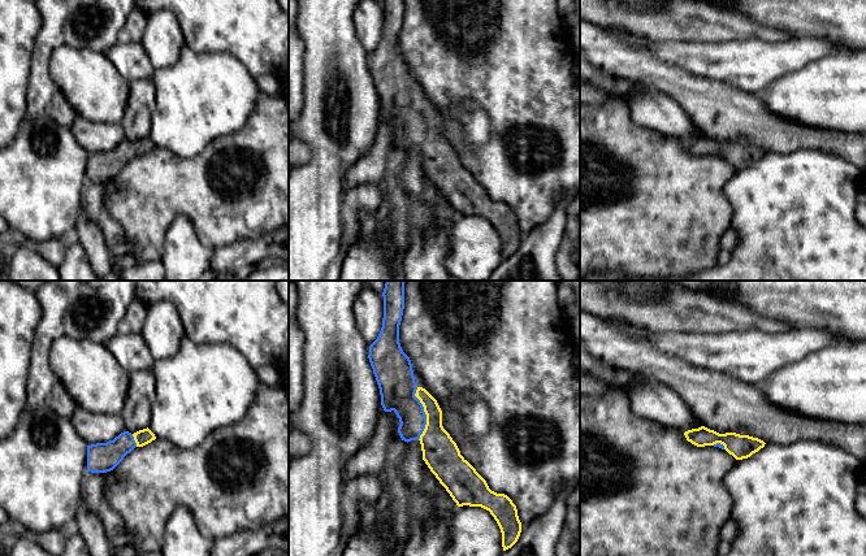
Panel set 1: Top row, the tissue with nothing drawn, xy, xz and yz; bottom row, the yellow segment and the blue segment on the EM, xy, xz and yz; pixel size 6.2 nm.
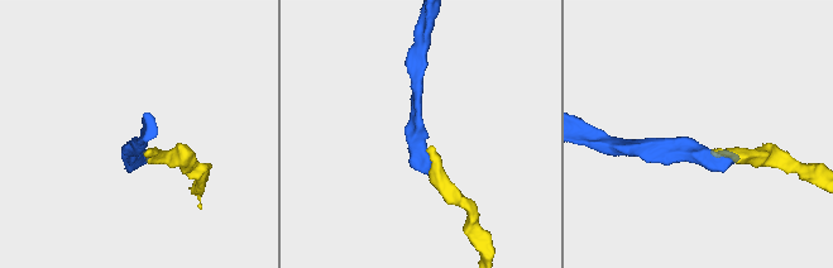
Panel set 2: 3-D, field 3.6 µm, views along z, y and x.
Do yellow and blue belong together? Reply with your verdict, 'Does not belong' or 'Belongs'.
Belongs

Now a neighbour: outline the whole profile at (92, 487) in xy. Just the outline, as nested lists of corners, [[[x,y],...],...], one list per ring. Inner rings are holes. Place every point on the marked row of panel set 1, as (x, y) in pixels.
[[[112,470],[107,473],[87,472],[82,482],[83,501],[100,517],[108,538],[114,534],[116,526],[121,521],[121,516],[108,504],[104,492],[107,478],[111,477],[111,474]]]

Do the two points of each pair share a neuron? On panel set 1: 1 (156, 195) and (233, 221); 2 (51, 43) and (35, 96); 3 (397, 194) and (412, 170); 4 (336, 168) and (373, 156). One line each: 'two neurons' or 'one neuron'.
1: one neuron
2: one neuron
3: two neurons
4: two neurons

